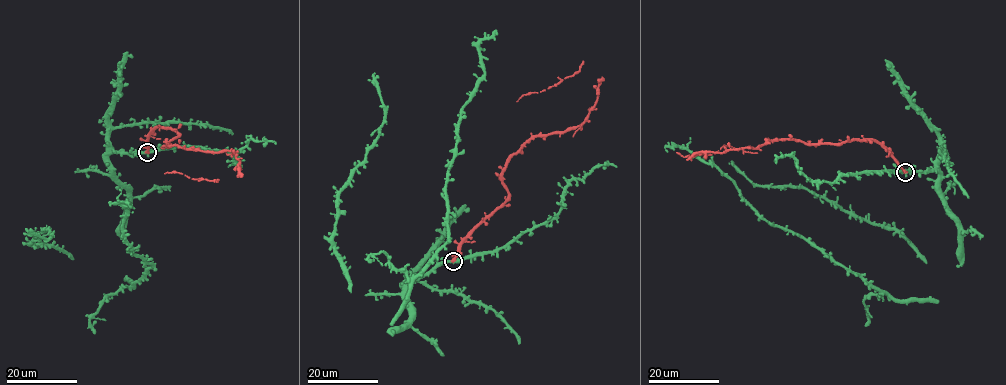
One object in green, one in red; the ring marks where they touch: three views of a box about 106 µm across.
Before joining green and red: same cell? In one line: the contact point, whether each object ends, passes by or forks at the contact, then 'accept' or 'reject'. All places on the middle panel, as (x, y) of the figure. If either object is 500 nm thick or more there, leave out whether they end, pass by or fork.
(453, 261) | reject

